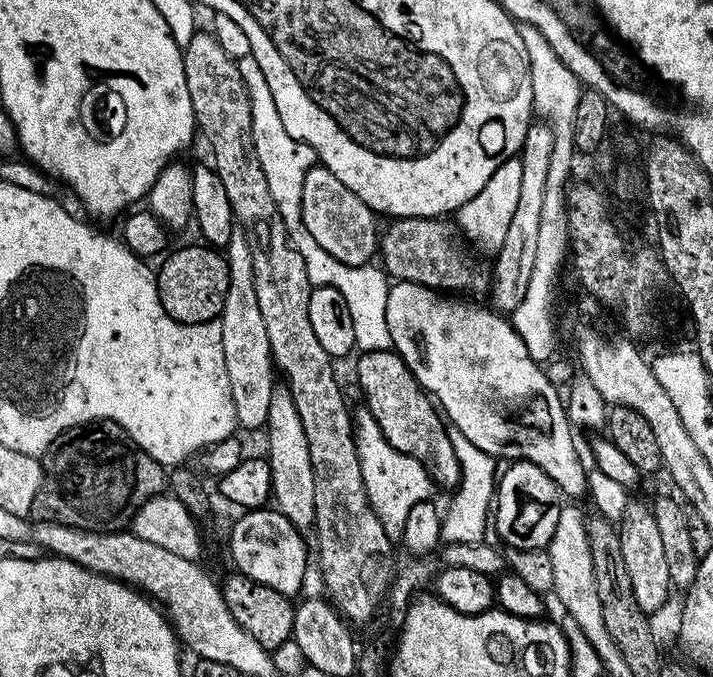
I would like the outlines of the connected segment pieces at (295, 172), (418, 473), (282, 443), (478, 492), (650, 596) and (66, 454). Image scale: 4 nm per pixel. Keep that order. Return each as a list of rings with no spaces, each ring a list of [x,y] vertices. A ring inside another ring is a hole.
[[[241,56],[238,63],[240,73],[246,82],[246,90],[250,94],[252,107],[252,133],[254,146],[258,154],[258,162],[262,162],[262,170],[266,174],[266,182],[270,185],[270,194],[274,194],[274,206],[282,214],[282,222],[286,222],[288,236],[293,246],[302,254],[302,262],[306,262],[306,278],[314,286],[330,286],[346,298],[346,306],[350,306],[350,318],[354,322],[354,342],[361,353],[386,352],[392,348],[390,330],[386,327],[386,298],[390,287],[389,277],[383,267],[369,262],[358,266],[346,266],[338,262],[338,258],[330,258],[302,222],[302,184],[304,175],[317,163],[316,152],[300,140],[290,138],[286,134],[286,126],[282,126],[282,118],[278,118],[278,106],[274,106],[274,94],[270,94],[270,86],[266,83],[266,74],[262,74],[262,66],[253,56]]]
[[[360,406],[354,412],[354,435],[356,438],[356,453],[358,462],[362,466],[362,478],[366,486],[368,501],[372,513],[384,524],[386,534],[394,542],[405,535],[406,525],[414,513],[414,506],[423,500],[433,499],[434,485],[426,474],[422,462],[402,454],[382,434],[376,419],[370,414],[366,406]]]
[[[278,386],[270,394],[267,432],[266,459],[272,471],[271,499],[275,511],[283,514],[297,530],[311,529],[316,522],[314,466],[310,466],[310,448],[306,446],[306,430],[302,430],[302,418],[298,418],[298,408],[294,406],[294,398],[287,386]]]
[[[452,432],[454,450],[458,454],[458,462],[462,469],[458,487],[451,493],[452,501],[448,504],[448,512],[443,513],[440,521],[440,538],[445,545],[452,543],[476,544],[485,539],[484,531],[490,528],[490,513],[494,508],[494,497],[498,483],[497,461],[487,456],[470,438],[461,432]]]
[[[635,498],[629,499],[624,515],[618,521],[622,559],[626,562],[626,571],[630,574],[630,586],[633,587],[634,602],[645,614],[653,614],[668,600],[668,591],[673,591],[669,567],[666,566],[665,551],[661,534],[651,507]]]
[[[113,420],[67,428],[44,451],[42,467],[44,478],[36,495],[35,515],[91,532],[127,529],[137,510],[166,488],[166,469],[150,454],[139,451],[128,431]]]

